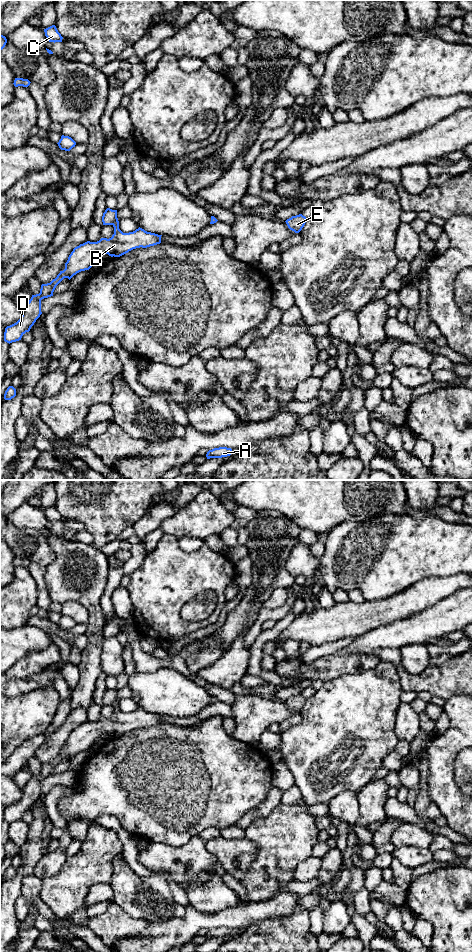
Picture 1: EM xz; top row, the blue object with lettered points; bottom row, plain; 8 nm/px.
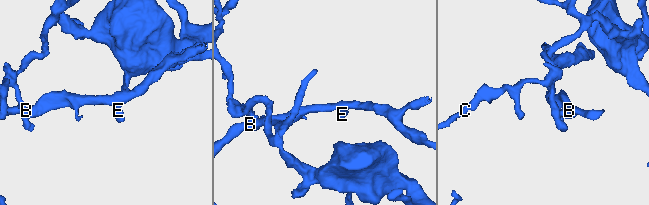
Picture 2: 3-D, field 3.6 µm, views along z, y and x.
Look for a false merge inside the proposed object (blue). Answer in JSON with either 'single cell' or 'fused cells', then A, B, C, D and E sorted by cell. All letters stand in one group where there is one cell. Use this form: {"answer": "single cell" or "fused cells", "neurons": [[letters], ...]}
{"answer": "fused cells", "neurons": [["A", "C"], ["B", "D", "E"]]}

